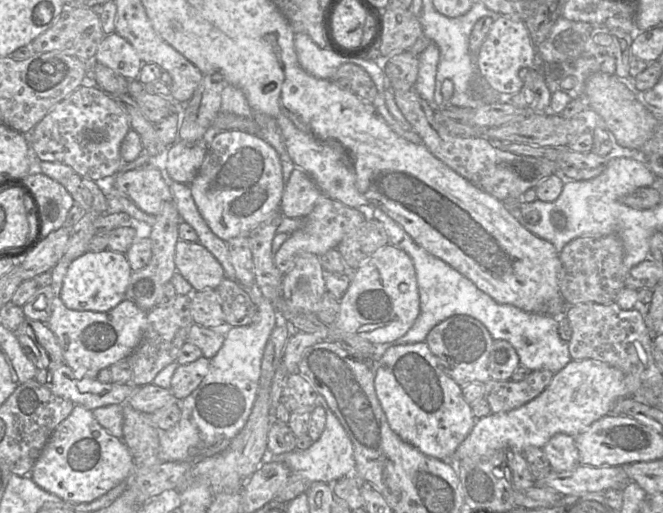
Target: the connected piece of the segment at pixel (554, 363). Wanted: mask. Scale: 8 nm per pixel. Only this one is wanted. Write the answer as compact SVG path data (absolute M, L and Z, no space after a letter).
M373 208L368 212L371 218L383 224L389 244L405 251L412 259L419 290L420 312L416 321L405 335L394 342L389 342L388 348L393 345L424 342L428 333L442 321L452 316L465 315L480 321L494 340L510 343L519 357L520 365L530 371L549 370L555 374L572 360L568 343L562 341L558 335L558 318L528 313L515 306L495 302L469 279L419 246L396 221L381 209Z

